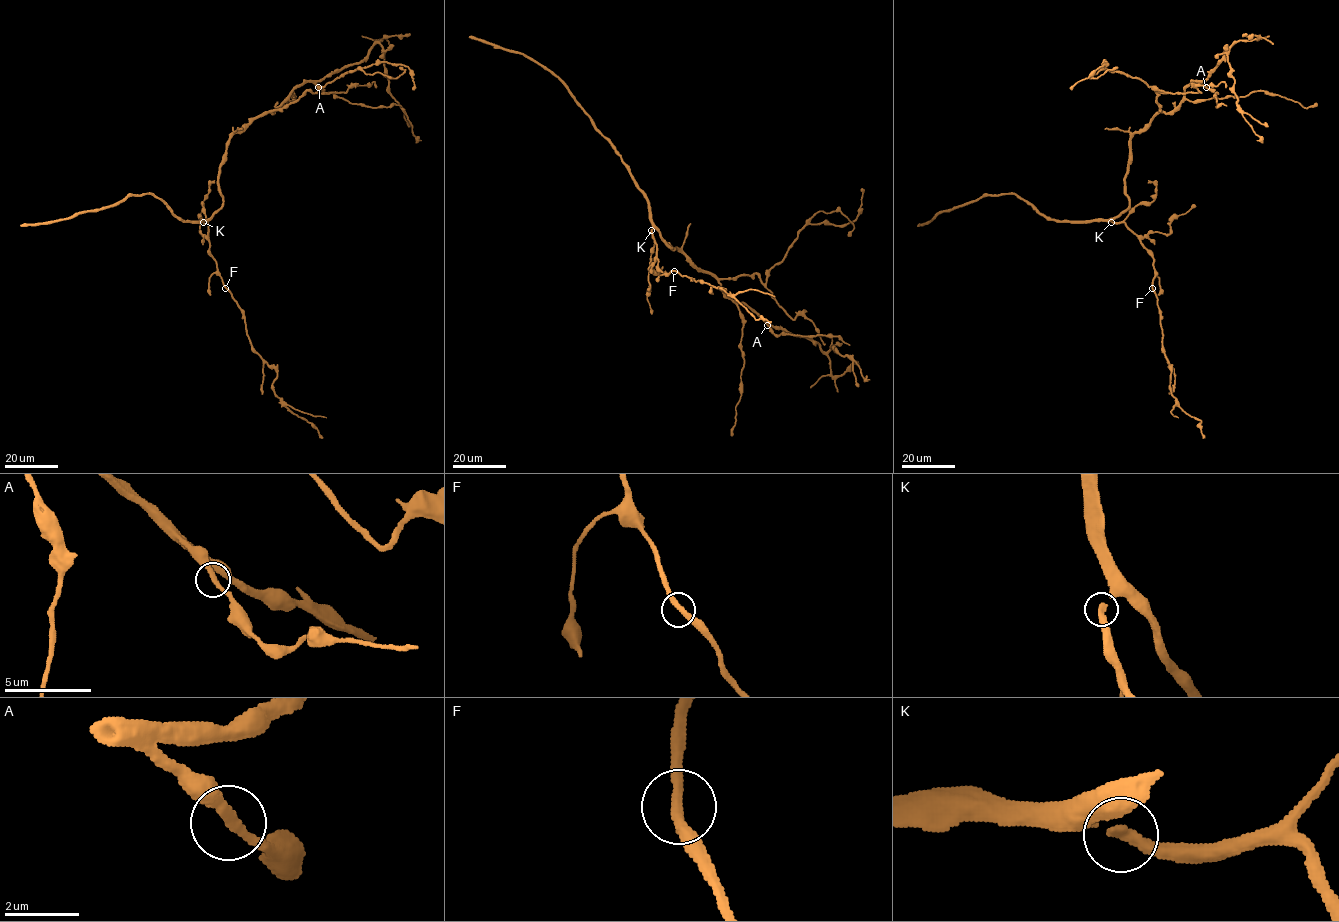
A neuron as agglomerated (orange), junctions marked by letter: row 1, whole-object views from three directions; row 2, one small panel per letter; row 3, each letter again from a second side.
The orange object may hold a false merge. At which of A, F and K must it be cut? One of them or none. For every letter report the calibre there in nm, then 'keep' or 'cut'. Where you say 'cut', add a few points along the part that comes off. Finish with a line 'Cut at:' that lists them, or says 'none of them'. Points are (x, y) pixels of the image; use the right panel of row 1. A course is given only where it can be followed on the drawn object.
A: 260 nm | keep
F: 280 nm | keep
K: 280 nm | keep
Cut at: none of them

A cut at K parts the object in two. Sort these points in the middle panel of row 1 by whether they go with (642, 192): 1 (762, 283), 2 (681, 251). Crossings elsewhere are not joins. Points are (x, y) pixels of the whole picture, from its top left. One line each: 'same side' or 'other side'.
1: same side
2: same side

